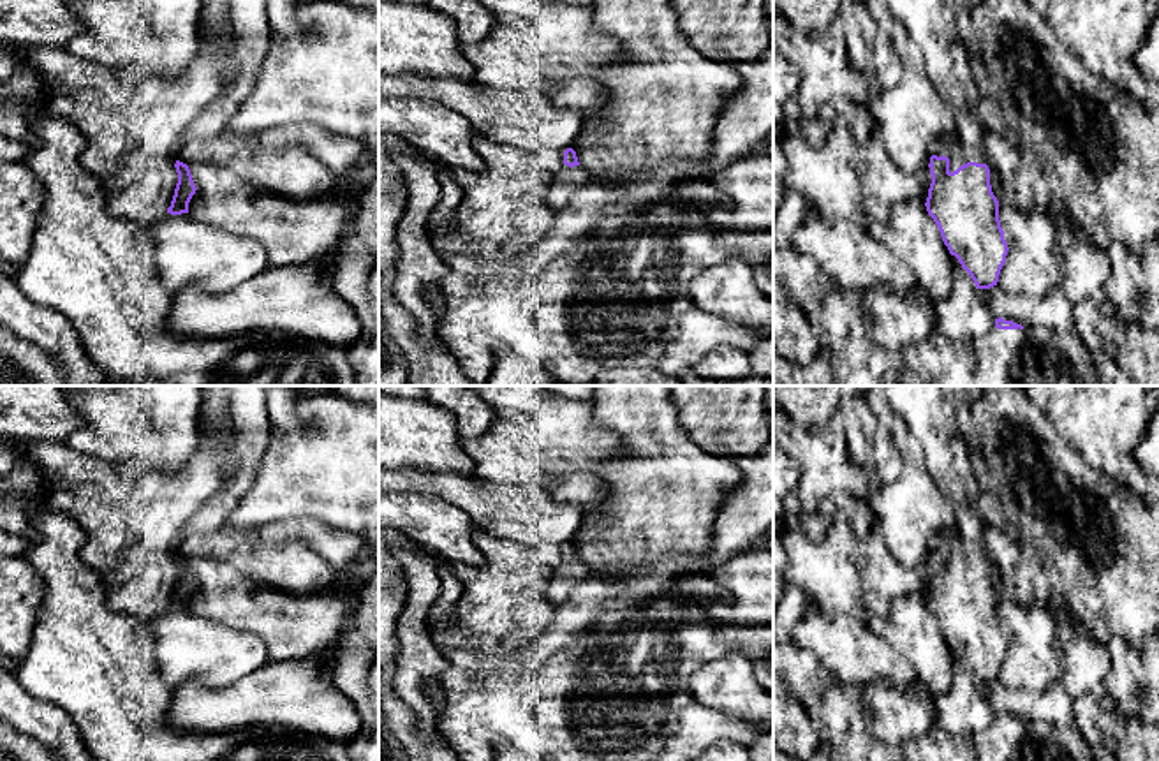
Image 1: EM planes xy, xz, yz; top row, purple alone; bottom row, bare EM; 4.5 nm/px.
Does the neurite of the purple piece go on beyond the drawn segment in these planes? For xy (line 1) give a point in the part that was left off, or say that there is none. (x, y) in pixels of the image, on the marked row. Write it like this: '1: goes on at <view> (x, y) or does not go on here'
1: does not go on here

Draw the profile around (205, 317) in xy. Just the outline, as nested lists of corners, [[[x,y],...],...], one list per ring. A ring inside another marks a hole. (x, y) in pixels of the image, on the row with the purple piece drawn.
[[[204,292],[185,315],[178,315],[174,321],[187,331],[187,336],[211,340],[220,329],[222,336],[229,338],[229,319],[222,314],[220,292]]]

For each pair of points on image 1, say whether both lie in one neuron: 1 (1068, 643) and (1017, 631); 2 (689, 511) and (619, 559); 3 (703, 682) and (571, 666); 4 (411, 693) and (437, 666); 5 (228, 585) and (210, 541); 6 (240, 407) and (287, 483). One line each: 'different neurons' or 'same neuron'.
1: different neurons
2: same neuron
3: different neurons
4: same neuron
5: different neurons
6: different neurons

